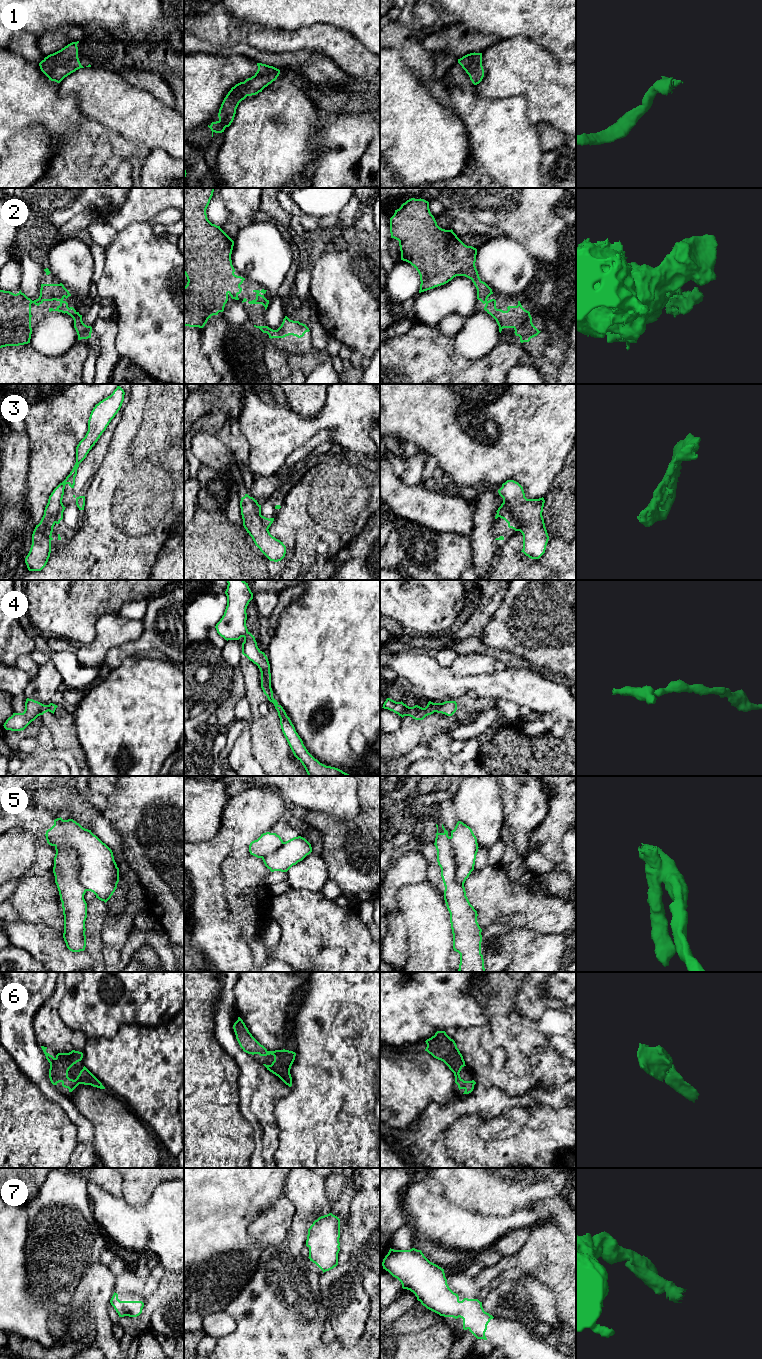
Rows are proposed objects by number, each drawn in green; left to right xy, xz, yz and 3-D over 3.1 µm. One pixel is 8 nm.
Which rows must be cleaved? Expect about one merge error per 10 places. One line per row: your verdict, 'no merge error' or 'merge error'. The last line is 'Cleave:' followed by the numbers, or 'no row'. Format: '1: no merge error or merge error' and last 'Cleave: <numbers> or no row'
1: no merge error
2: no merge error
3: no merge error
4: no merge error
5: merge error
6: no merge error
7: no merge error
Cleave: 5

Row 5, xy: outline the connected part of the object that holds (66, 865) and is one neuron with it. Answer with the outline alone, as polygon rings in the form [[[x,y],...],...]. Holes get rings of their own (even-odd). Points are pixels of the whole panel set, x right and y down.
[[[60,847],[55,850],[53,873],[63,908],[63,938],[70,951],[84,951],[87,903],[84,899],[86,889],[78,878],[79,861],[74,851]]]

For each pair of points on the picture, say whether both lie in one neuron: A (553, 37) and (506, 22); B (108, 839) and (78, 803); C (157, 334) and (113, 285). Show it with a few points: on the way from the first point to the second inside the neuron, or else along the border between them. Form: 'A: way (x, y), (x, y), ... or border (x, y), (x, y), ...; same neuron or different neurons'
A: way (541, 25), (538, 22), (518, 22); same neuron
B: way (104, 830), (87, 812); same neuron
C: way (150, 322), (125, 297); same neuron

